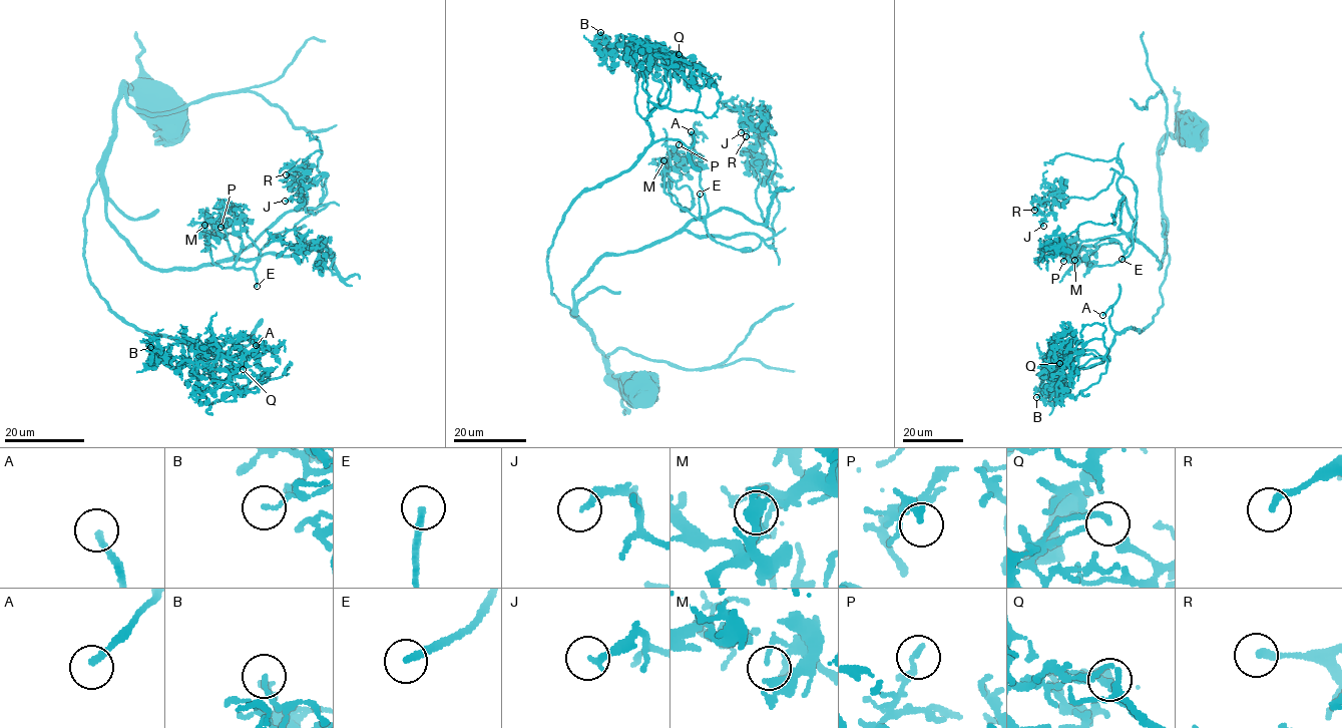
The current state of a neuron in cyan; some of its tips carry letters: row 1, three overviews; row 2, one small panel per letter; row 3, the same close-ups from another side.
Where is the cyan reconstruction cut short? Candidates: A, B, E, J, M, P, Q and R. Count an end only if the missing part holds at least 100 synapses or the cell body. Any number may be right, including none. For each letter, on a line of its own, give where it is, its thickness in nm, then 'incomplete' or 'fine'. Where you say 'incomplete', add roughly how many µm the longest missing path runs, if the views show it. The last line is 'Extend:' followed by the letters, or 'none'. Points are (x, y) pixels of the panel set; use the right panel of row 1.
A: (1102, 315) | 200 nm | incomplete | 40 µm
B: (1036, 397) | 140 nm | fine
E: (1122, 259) | 240 nm | incomplete | 40 µm
J: (1043, 226) | 200 nm | fine
M: (1074, 260) | 130 nm | fine
P: (1063, 261) | 200 nm | fine
Q: (1059, 363) | 200 nm | fine
R: (1034, 210) | 240 nm | fine
Extend: A, E

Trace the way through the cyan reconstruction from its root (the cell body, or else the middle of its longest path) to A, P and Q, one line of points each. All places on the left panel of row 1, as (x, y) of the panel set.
A: (155, 105), (128, 85), (121, 92), (85, 216), (89, 281), (110, 312), (141, 330), (209, 354), (256, 345)
P: (155, 105), (128, 85), (121, 92), (103, 172), (106, 221), (155, 269), (260, 256), (243, 216), (220, 227)
Q: (155, 105), (128, 85), (121, 92), (85, 216), (88, 279), (114, 314), (214, 357), (217, 386), (243, 369)

